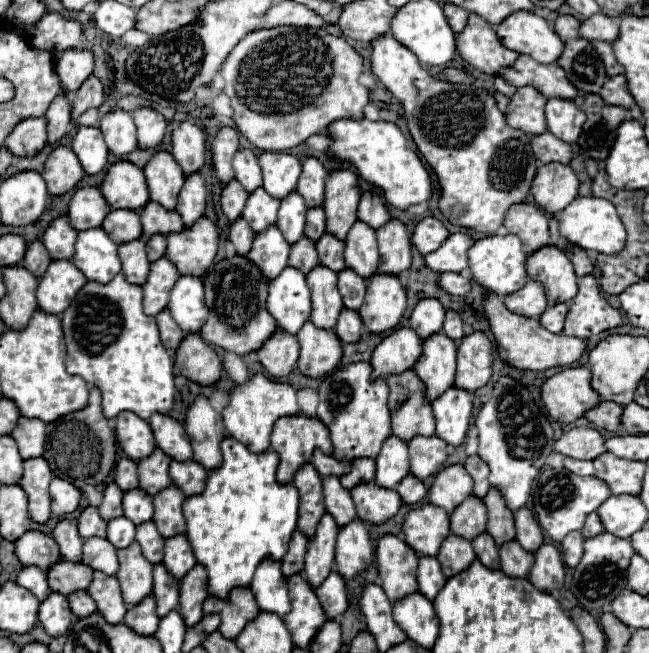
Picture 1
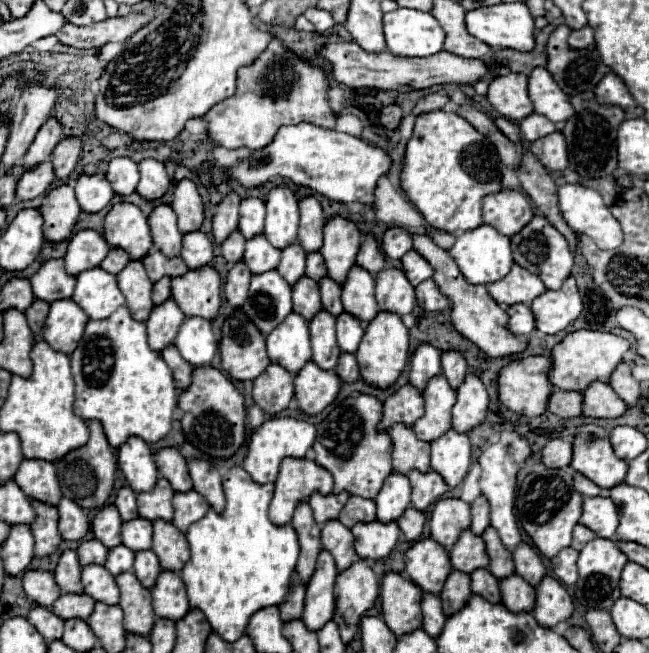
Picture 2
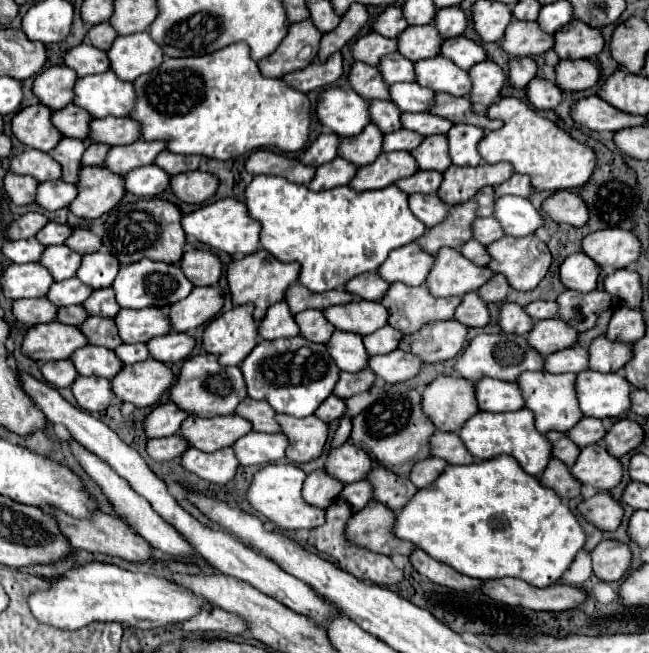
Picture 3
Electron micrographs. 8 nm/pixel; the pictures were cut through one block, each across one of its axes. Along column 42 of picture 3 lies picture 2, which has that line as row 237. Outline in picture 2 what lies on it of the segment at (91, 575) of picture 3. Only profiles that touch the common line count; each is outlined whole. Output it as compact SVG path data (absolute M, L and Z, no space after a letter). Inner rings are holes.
M564 184L558 188L558 208L562 218L566 220L566 224L576 232L576 234L586 234L590 236L598 248L602 250L614 250L622 244L624 234L620 228L620 222L614 218L614 214L610 212L610 208L604 204L602 196L592 190L592 188L584 188L580 184Z

